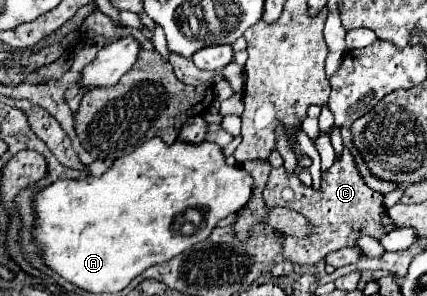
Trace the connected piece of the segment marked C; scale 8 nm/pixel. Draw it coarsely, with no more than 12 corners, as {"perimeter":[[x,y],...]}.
{"perimeter":[[346,146],[306,186],[284,166],[264,188],[268,208],[314,222],[282,256],[314,266],[330,252],[398,228],[384,194],[366,186]]}

